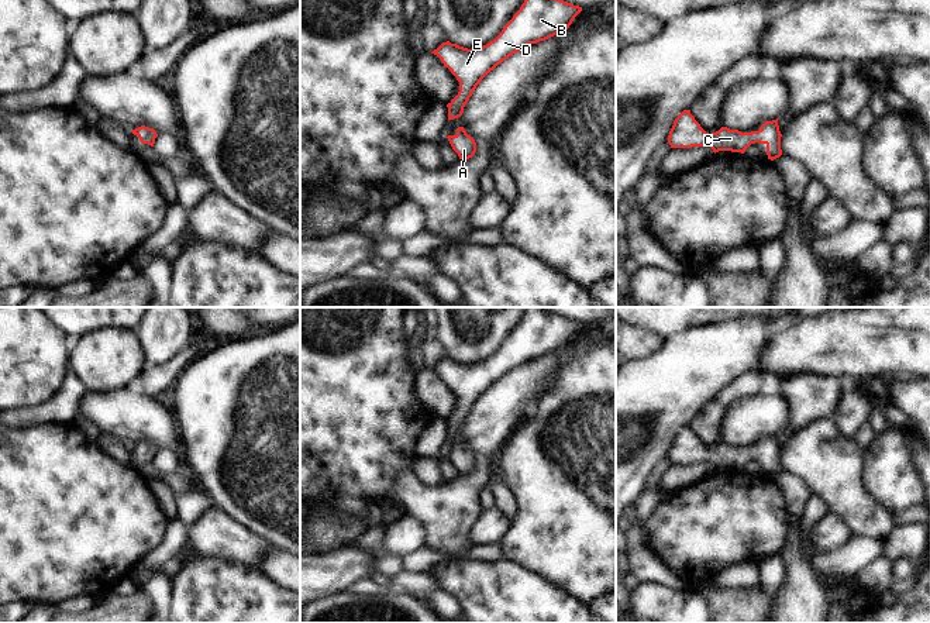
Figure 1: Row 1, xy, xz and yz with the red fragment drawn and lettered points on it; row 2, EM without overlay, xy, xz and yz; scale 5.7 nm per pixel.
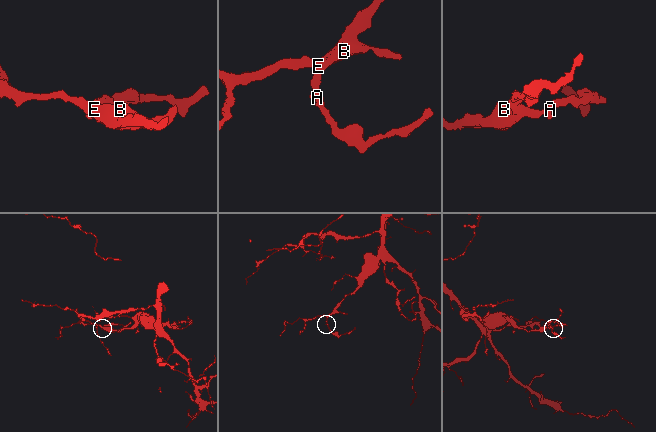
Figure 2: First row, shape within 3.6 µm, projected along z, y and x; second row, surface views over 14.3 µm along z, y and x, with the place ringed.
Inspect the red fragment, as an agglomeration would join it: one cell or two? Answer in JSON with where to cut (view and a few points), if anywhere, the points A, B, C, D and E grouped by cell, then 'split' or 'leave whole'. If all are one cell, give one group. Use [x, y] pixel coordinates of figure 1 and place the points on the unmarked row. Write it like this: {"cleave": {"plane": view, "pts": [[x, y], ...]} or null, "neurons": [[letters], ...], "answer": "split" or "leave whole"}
{"cleave": null, "neurons": [["A", "B", "C", "D", "E"]], "answer": "leave whole"}

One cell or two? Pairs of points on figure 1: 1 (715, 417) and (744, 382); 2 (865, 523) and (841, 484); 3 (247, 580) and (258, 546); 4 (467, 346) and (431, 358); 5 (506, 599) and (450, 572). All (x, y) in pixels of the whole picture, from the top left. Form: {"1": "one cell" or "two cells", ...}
{"1": "one cell", "2": "one cell", "3": "two cells", "4": "two cells", "5": "one cell"}

